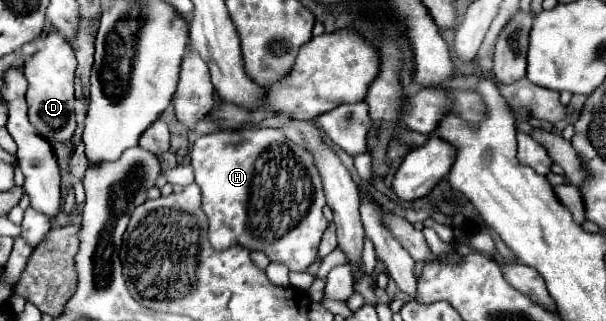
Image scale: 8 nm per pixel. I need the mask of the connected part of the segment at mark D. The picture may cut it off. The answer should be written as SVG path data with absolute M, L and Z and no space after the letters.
M48 34L42 48L26 60L24 74L28 80L28 118L40 136L48 142L66 142L76 130L74 118L74 70L76 58L72 46L60 34Z

